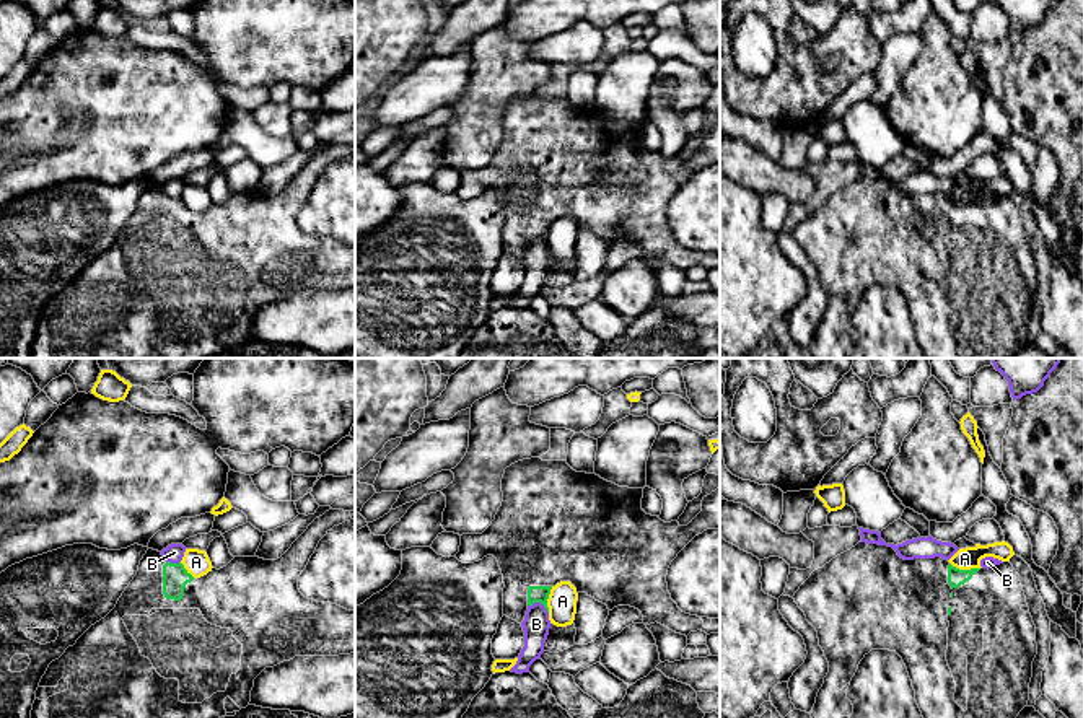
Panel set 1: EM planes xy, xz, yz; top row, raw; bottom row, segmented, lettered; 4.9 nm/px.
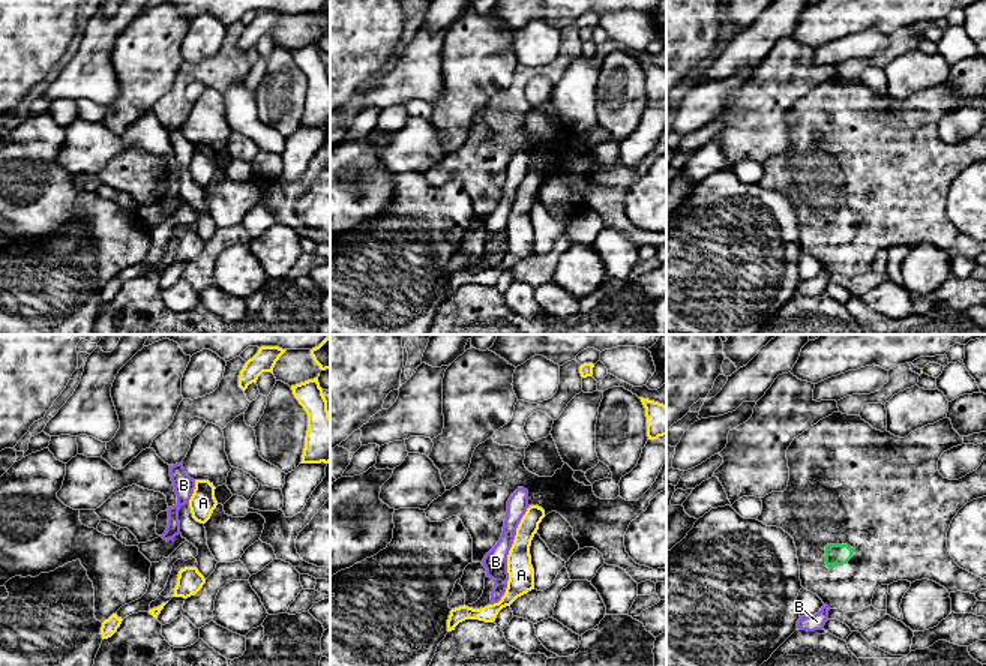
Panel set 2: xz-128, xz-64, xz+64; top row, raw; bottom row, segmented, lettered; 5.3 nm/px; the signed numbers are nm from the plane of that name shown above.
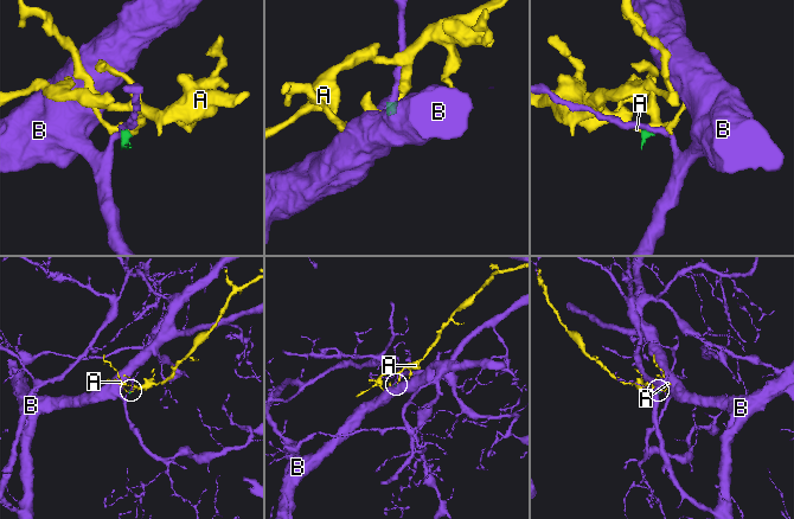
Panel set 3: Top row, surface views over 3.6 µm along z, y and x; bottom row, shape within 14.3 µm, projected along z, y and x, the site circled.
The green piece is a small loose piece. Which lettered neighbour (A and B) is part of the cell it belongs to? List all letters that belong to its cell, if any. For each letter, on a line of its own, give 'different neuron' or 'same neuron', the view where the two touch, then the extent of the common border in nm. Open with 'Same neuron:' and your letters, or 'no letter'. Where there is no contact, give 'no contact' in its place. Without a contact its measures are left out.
Same neuron: no letter
A: different neuron | yz | 160 nm
B: different neuron | xz | 110 nm

